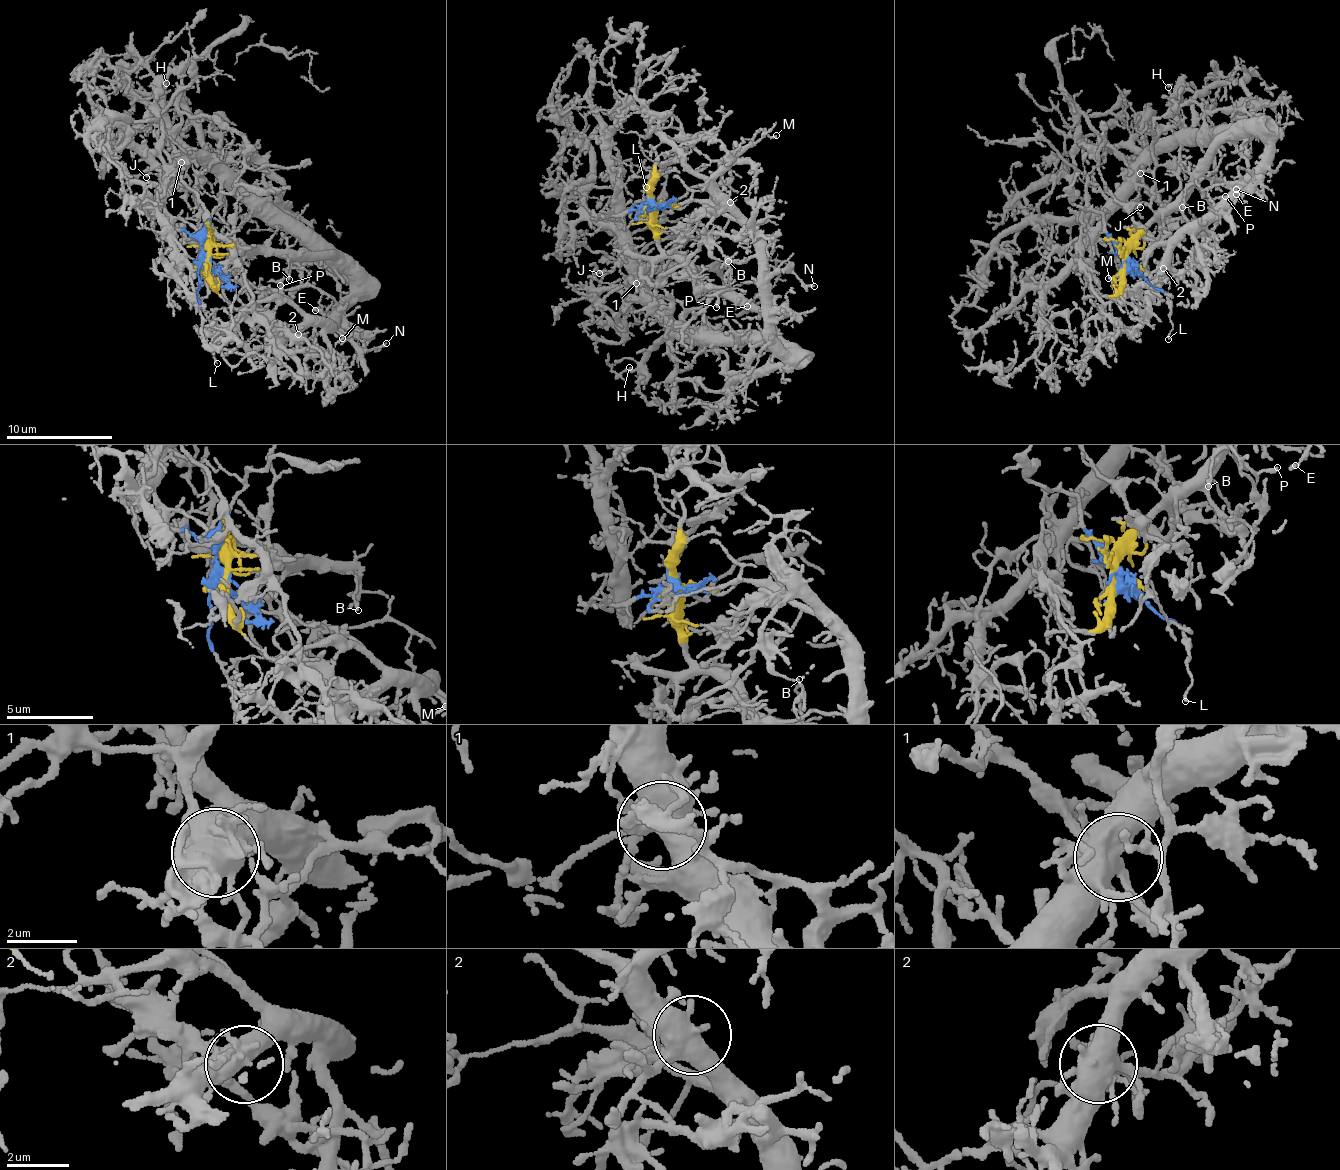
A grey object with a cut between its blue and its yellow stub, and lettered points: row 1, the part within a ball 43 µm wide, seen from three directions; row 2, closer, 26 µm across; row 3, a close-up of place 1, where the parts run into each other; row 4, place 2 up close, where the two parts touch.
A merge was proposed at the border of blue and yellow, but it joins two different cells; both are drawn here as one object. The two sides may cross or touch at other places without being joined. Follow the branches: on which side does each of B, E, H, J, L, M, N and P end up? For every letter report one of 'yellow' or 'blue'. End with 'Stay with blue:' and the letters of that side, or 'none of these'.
B: yellow
E: yellow
H: yellow
J: yellow
L: blue
M: yellow
N: yellow
P: yellow
Stay with blue: L

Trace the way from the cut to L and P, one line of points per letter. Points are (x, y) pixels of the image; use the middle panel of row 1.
L: (650, 203), (636, 218), (645, 214), (645, 187)
P: (650, 203), (654, 238), (662, 248), (702, 281), (728, 289), (719, 294), (717, 307)

